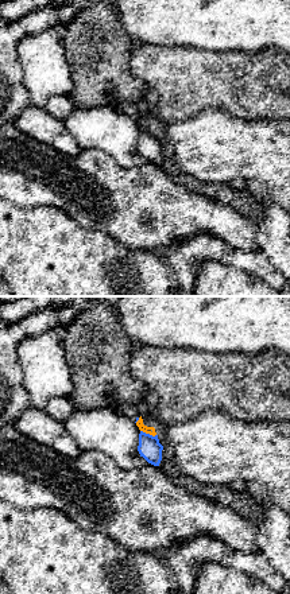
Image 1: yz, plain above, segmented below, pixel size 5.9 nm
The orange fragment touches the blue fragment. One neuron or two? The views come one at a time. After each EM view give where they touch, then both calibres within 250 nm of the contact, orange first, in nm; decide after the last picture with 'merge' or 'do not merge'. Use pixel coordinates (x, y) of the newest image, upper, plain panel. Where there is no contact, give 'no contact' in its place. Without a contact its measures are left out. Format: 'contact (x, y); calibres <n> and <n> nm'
contact (149, 131); calibres 50 and 140 nm

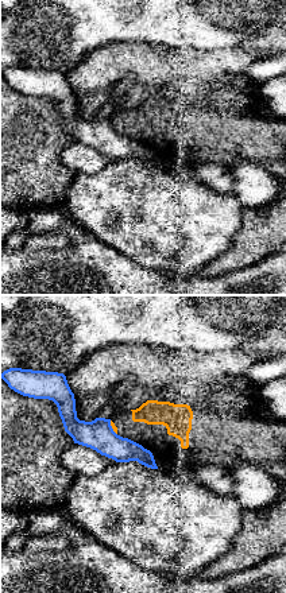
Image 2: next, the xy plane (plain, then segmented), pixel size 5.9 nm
contact (112, 126); calibres 30 and 180 nm

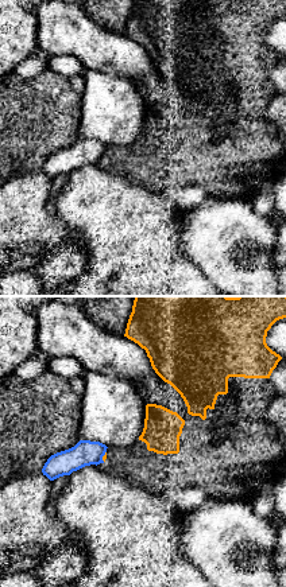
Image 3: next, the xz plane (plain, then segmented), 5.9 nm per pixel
contact (103, 155); calibres 20 and 160 nm

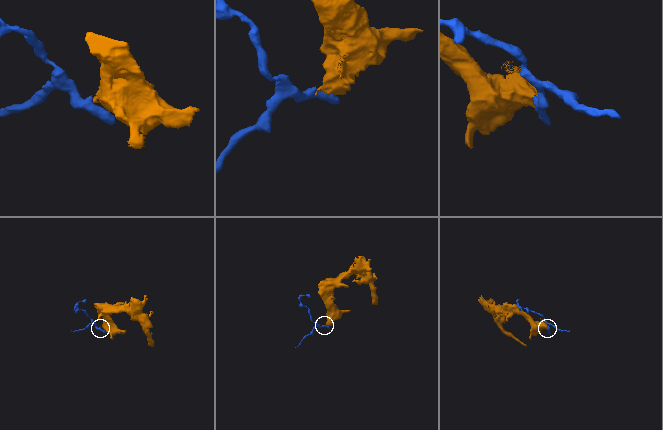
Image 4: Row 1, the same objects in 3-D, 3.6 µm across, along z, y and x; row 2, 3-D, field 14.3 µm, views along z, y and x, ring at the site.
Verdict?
do not merge

